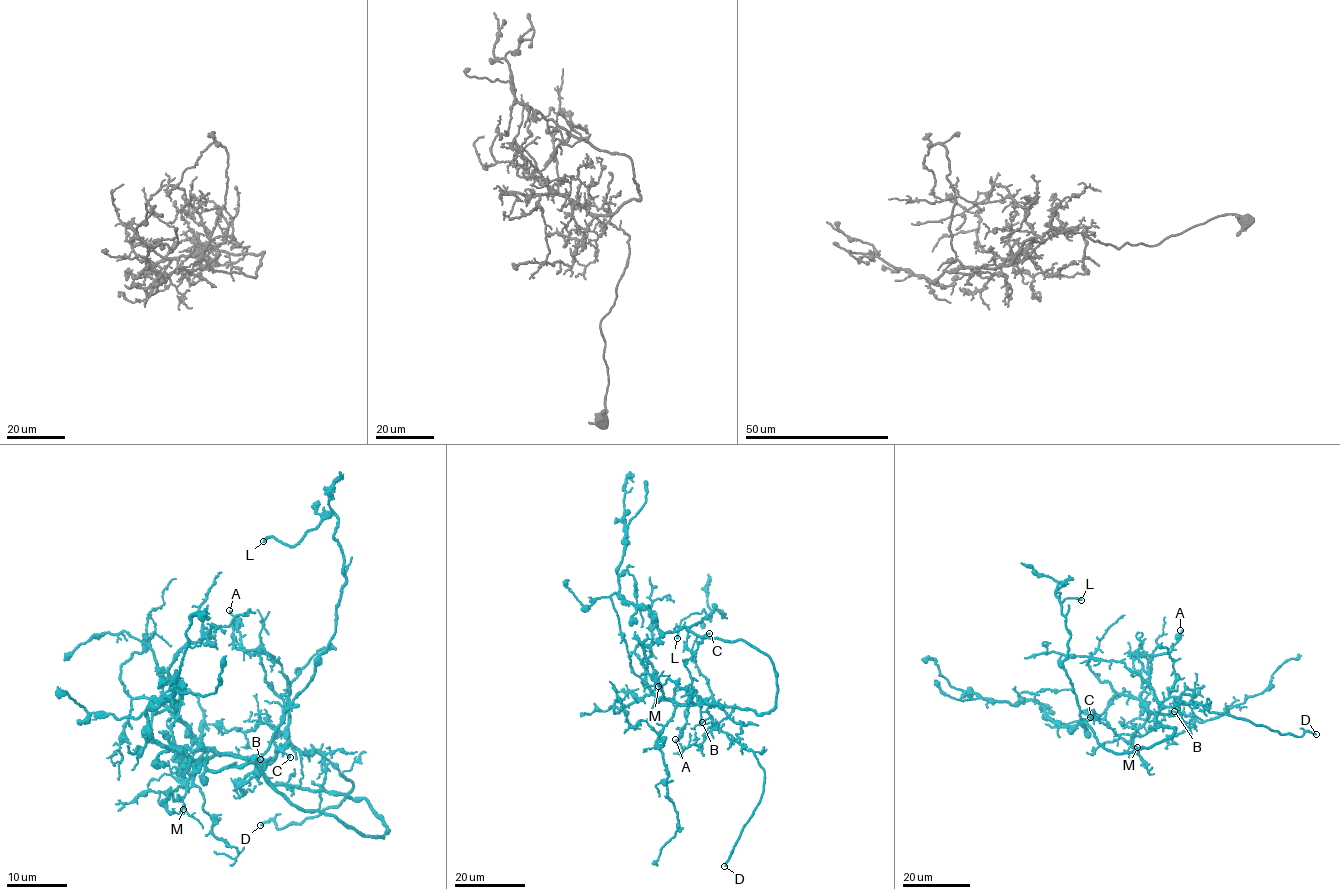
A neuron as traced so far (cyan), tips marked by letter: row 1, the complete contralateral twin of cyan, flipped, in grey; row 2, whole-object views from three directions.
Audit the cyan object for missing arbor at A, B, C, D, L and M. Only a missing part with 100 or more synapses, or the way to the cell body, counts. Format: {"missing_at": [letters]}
{"missing_at": ["D"]}

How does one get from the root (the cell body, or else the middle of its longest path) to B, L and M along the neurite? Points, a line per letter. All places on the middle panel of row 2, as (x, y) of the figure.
B: (773, 663), (777, 693), (776, 706), (769, 712), (757, 714), (751, 710), (704, 702), (700, 709), (702, 722)
L: (773, 663), (741, 639), (690, 630), (715, 608), (722, 617), (713, 607), (684, 617), (677, 638)
M: (773, 663), (778, 687), (776, 706), (764, 714), (705, 702), (676, 704), (663, 696), (657, 680), (658, 686)

